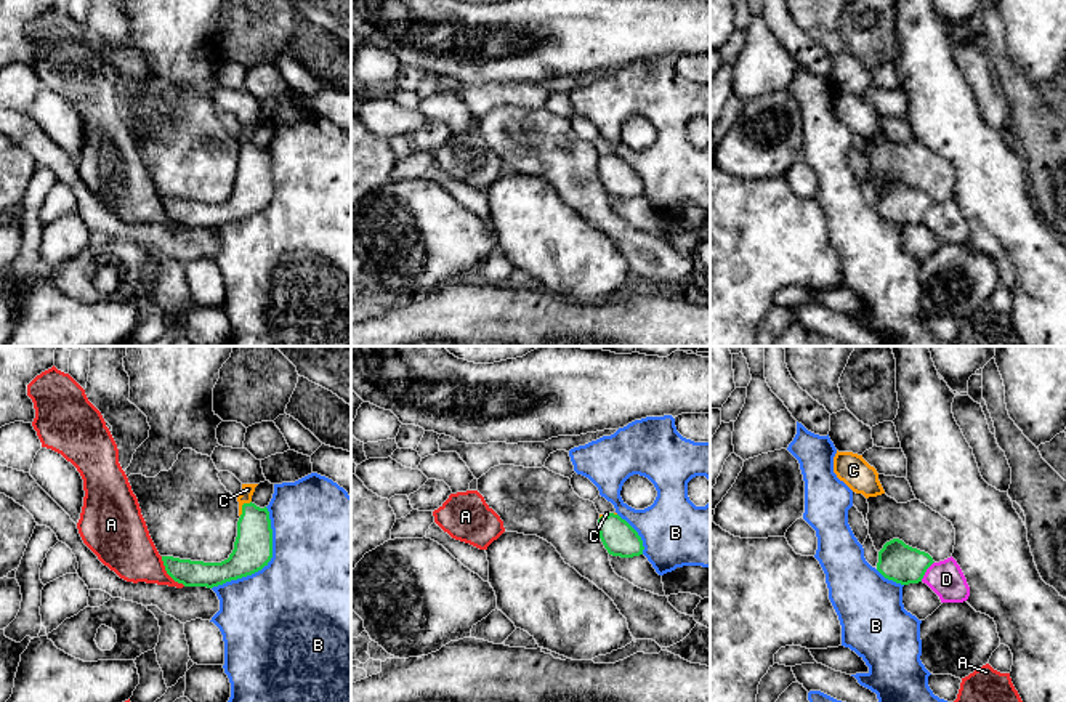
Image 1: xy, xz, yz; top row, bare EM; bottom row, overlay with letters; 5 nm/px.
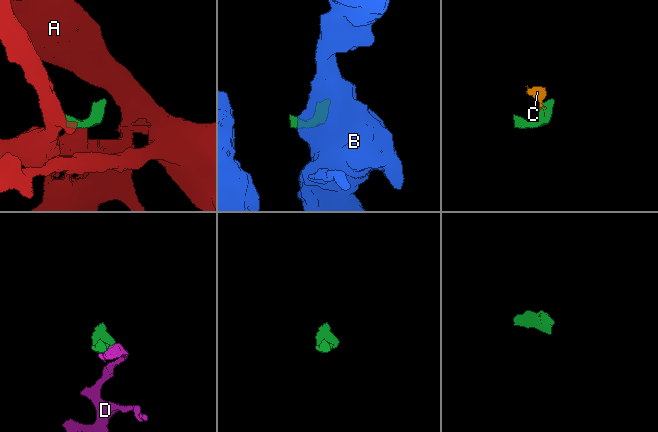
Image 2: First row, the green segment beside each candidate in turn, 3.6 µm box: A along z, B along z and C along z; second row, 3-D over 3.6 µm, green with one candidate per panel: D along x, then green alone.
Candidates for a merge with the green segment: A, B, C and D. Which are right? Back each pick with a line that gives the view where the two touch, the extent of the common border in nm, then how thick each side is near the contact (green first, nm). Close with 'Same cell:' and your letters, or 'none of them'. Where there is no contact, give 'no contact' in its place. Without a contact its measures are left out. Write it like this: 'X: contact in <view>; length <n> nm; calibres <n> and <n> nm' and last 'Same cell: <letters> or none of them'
C: contact in xy; length 100 nm; calibres 190 and 60 nm
Same cell: C

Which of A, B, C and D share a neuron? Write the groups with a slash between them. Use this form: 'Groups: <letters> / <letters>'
Groups: A / B / C / D

